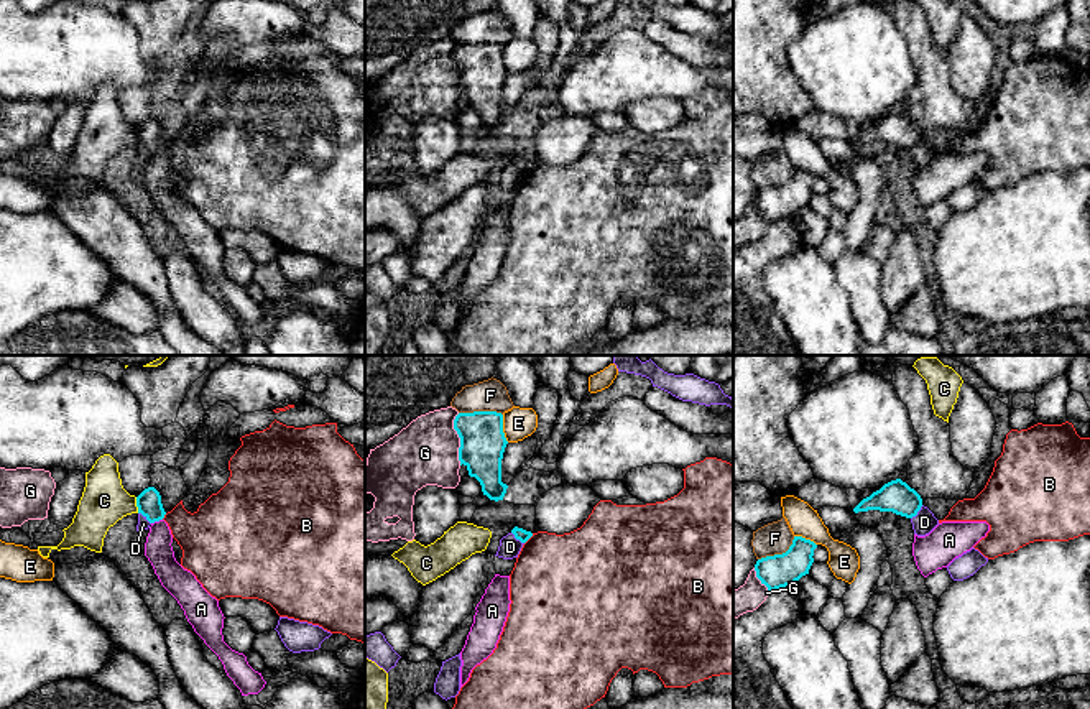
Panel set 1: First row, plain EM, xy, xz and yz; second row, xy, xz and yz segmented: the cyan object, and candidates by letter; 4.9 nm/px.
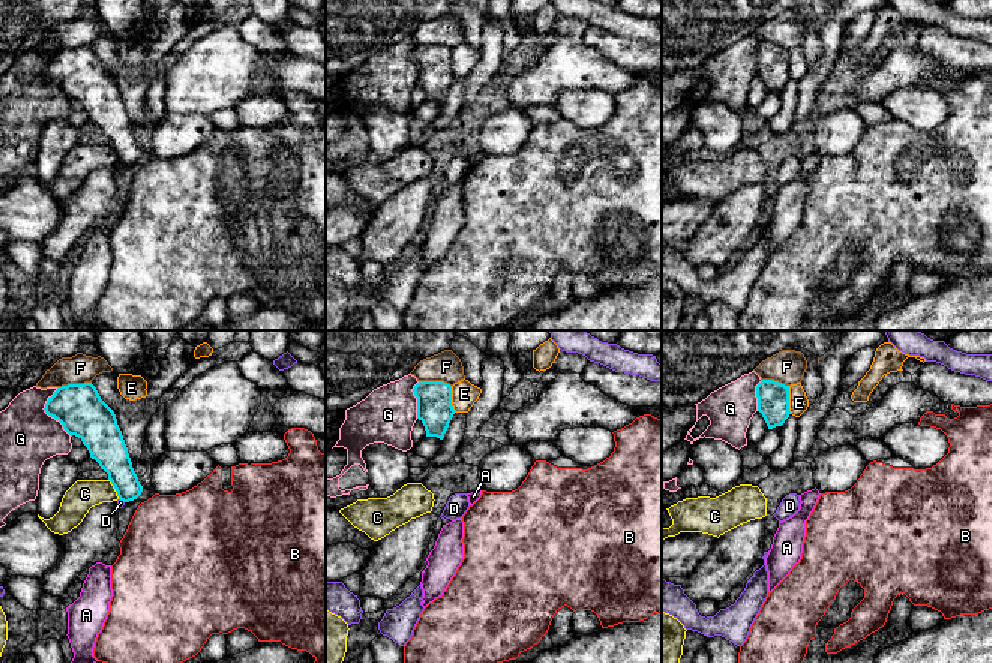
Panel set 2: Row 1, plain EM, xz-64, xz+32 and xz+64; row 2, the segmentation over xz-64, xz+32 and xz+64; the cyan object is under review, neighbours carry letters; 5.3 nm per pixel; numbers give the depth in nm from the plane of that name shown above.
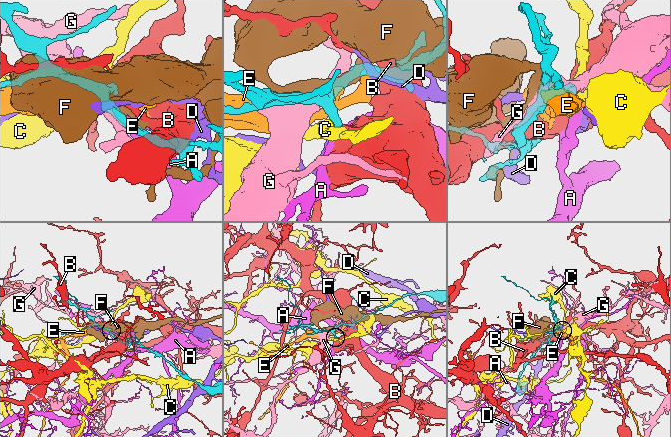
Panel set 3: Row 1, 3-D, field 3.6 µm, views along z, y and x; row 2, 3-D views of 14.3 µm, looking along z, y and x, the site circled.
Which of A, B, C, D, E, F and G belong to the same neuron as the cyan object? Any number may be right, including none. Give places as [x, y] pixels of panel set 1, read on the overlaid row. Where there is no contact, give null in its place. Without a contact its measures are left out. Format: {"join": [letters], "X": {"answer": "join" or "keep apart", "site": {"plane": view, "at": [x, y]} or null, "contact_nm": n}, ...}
{"join": [], "A": {"answer": "keep apart", "site": {"plane": "xy", "at": [157, 520]}, "contact_nm": 60}, "B": {"answer": "keep apart", "site": {"plane": "xz", "at": [530, 537]}, "contact_nm": 70}, "C": {"answer": "keep apart", "site": {"plane": "xy", "at": [137, 505]}, "contact_nm": 80}, "D": {"answer": "keep apart", "site": {"plane": "yz", "at": [918, 510]}, "contact_nm": 90}, "E": {"answer": "keep apart", "site": {"plane": "xz", "at": [502, 428]}, "contact_nm": 140}, "F": {"answer": "keep apart", "site": {"plane": "xz", "at": [480, 412]}, "contact_nm": 220}, "G": {"answer": "keep apart", "site": {"plane": "xz", "at": [461, 440]}, "contact_nm": 260}}

